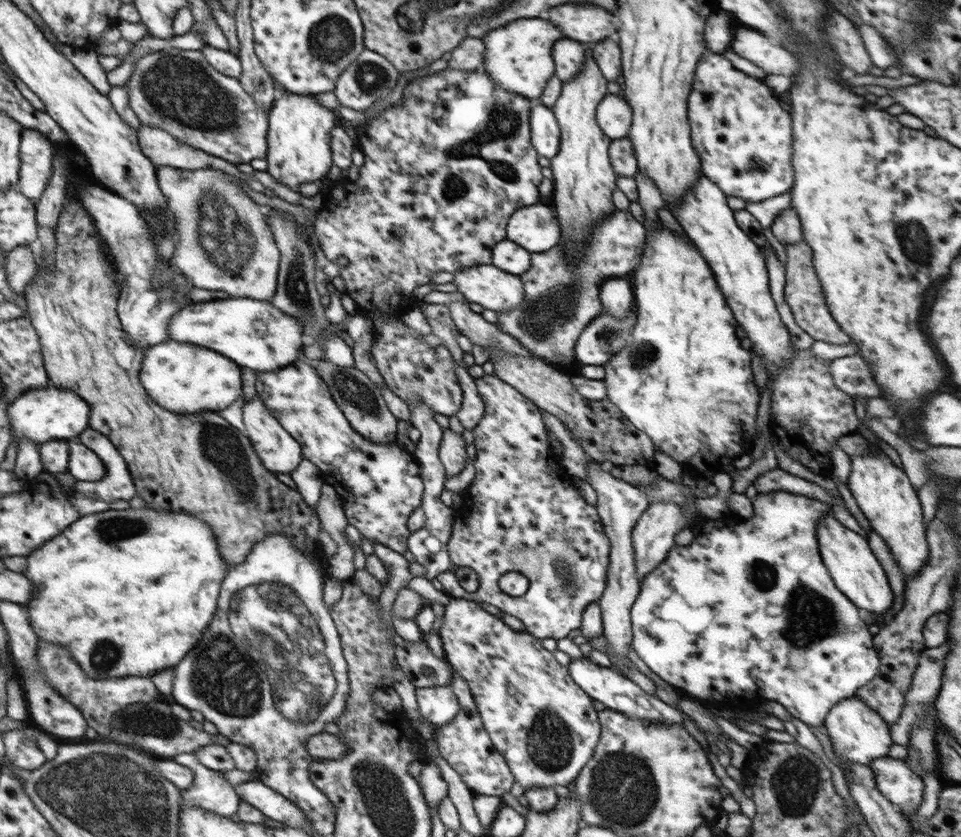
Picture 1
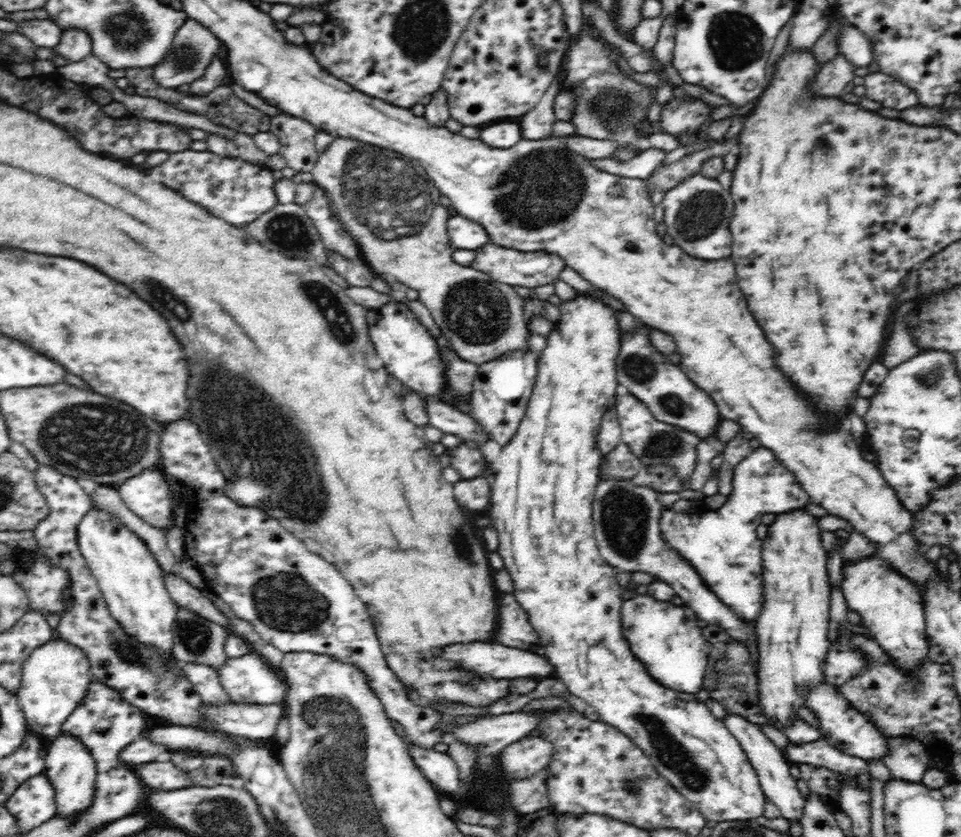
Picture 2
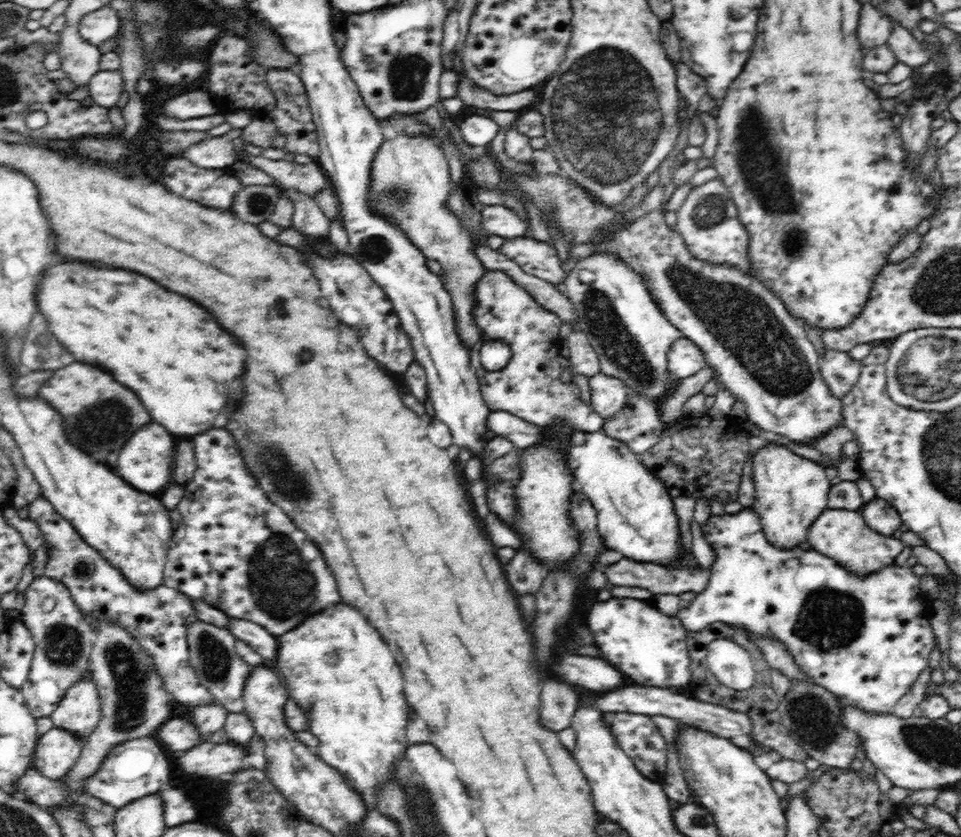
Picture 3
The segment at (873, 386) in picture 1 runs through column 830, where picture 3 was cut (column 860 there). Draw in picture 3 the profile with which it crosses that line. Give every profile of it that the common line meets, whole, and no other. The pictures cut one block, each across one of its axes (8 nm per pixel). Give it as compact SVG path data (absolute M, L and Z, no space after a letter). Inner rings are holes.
M826 349L824 356L820 356L820 375L836 398L844 398L850 392L858 382L860 372L862 364L847 352Z

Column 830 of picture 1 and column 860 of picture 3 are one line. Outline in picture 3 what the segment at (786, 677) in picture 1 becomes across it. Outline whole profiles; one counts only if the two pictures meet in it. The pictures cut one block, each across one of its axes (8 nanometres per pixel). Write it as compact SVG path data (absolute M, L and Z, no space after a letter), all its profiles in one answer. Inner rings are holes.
M874 498L872 501L862 504L859 512L867 522L868 527L878 532L880 535L889 536L900 528L900 515L897 510L888 501ZM746 507L735 514L712 515L703 526L703 535L706 542L710 544L710 548L716 552L716 562L709 568L708 586L702 592L697 593L688 608L678 611L678 618L688 632L702 630L712 622L728 622L728 624L744 626L743 630L754 632L760 637L780 641L786 645L786 651L790 651L790 655L794 657L794 663L798 664L800 670L811 677L814 683L833 692L842 703L861 708L866 711L866 714L872 715L892 713L896 703L910 690L920 672L928 666L928 657L937 644L937 640L928 617L931 611L929 600L920 589L920 579L913 573L912 567L903 568L892 564L878 573L859 576L859 574L848 571L842 565L838 565L838 561L834 561L812 548L805 550L798 546L796 548L776 548L770 544L769 540L766 540L759 516L752 508Z

